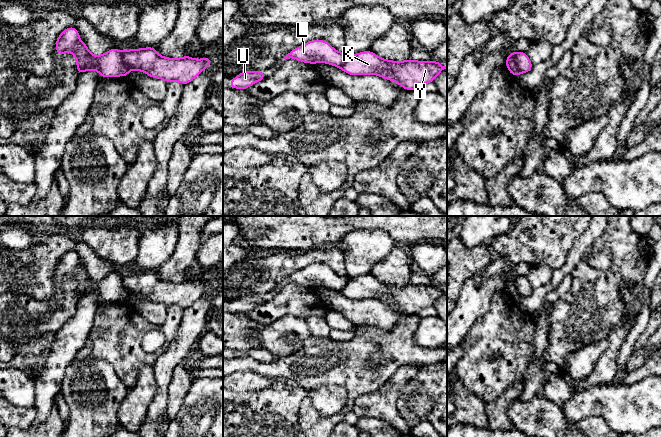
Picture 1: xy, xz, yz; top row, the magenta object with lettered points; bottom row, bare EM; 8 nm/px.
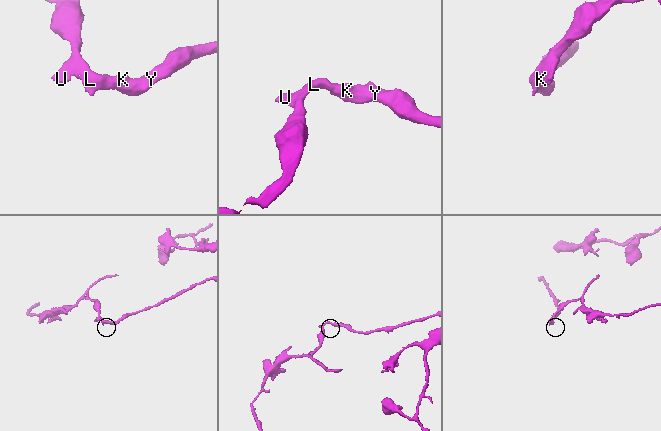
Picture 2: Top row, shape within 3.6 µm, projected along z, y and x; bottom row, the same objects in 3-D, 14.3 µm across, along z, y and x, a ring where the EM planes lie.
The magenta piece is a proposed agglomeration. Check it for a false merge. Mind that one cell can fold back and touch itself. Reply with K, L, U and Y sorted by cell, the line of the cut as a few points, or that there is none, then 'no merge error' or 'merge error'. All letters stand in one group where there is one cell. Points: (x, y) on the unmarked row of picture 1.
groups K Y / L U; cut yz (513, 275), (515, 287), (521, 296); merge error

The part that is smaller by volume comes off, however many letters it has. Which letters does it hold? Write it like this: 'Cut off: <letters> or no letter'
Cut off: L, U

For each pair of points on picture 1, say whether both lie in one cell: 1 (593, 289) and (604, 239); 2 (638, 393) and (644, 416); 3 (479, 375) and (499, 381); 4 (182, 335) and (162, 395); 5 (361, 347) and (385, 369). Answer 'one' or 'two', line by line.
1: one
2: one
3: one
4: one
5: one

